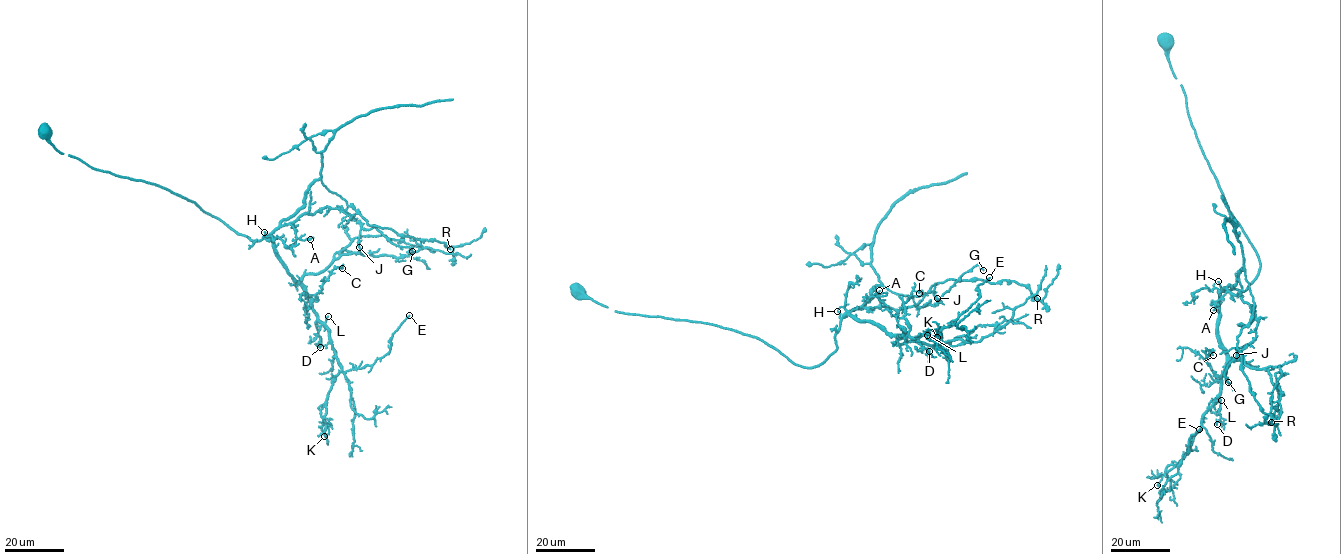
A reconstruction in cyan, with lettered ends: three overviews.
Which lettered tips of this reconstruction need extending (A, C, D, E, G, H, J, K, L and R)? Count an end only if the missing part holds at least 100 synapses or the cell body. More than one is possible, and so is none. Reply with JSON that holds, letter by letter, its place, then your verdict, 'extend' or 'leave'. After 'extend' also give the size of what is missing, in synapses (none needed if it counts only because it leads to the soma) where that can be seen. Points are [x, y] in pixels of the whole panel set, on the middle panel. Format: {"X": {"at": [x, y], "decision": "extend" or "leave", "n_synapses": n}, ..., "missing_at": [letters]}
{"A": {"at": [879, 290], "decision": "leave"}, "C": {"at": [919, 293], "decision": "leave"}, "D": {"at": [929, 351], "decision": "leave"}, "E": {"at": [989, 277], "decision": "leave"}, "G": {"at": [983, 270], "decision": "leave"}, "H": {"at": [837, 311], "decision": "leave"}, "J": {"at": [937, 298], "decision": "leave"}, "K": {"at": [937, 337], "decision": "leave"}, "L": {"at": [927, 335], "decision": "leave"}, "R": {"at": [1037, 298], "decision": "leave"}, "missing_at": []}

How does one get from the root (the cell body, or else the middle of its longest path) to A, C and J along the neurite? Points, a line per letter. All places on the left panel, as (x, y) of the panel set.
A: (45, 130), (45, 137), (62, 153), (95, 168), (168, 189), (252, 241), (288, 224), (297, 238), (310, 239)
C: (45, 130), (62, 153), (168, 189), (252, 241), (270, 239), (312, 299), (333, 269), (342, 268)
J: (45, 130), (45, 137), (62, 153), (168, 189), (252, 241), (329, 207), (343, 209), (360, 224), (359, 247)

